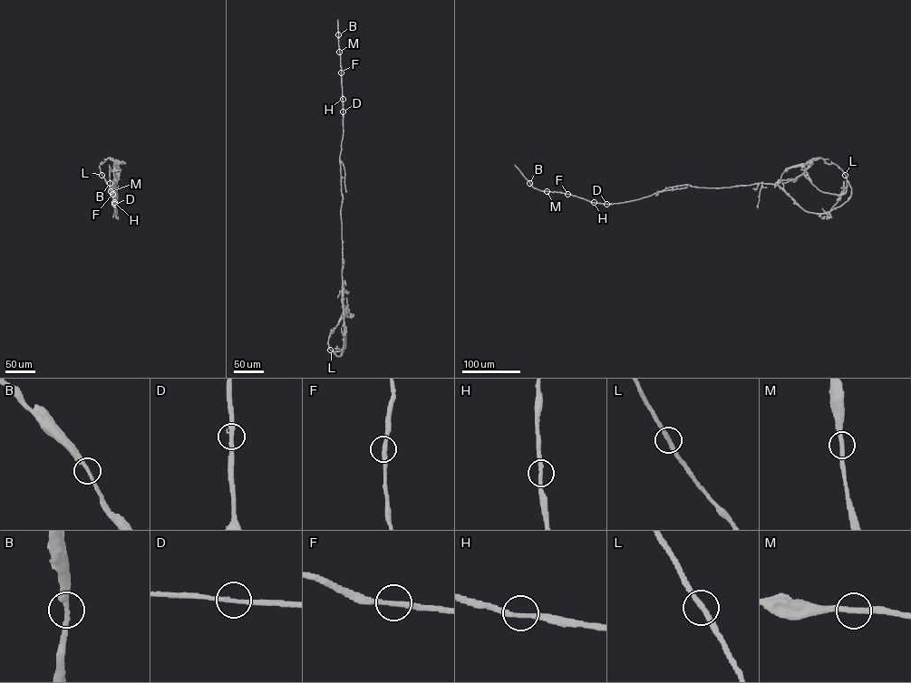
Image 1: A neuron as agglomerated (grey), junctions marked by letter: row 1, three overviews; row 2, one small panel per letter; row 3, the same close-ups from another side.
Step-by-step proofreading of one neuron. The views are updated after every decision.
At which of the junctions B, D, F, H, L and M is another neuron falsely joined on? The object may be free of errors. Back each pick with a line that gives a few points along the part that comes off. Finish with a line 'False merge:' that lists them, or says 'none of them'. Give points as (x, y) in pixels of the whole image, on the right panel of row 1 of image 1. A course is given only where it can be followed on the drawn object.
False merge: none of them

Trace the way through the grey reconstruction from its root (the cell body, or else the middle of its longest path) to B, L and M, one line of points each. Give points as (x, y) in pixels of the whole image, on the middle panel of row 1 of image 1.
B: (343, 196), (339, 156), (343, 108), (338, 34)
L: (343, 196), (342, 291), (344, 308), (349, 312), (343, 312), (331, 332), (327, 342), (330, 350)
M: (343, 196), (339, 52)

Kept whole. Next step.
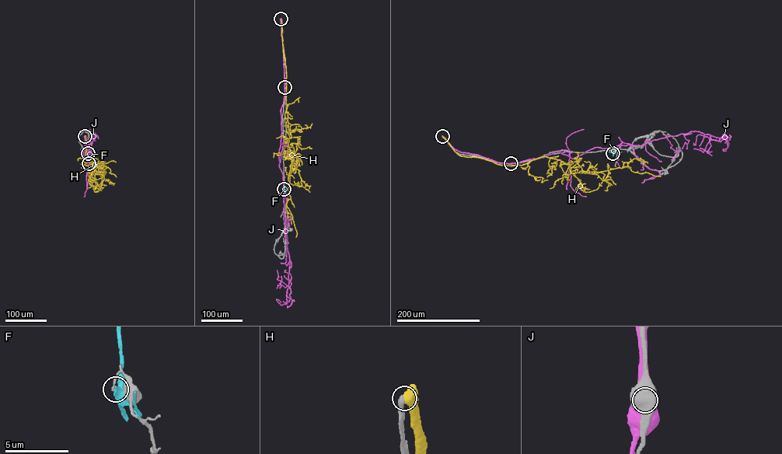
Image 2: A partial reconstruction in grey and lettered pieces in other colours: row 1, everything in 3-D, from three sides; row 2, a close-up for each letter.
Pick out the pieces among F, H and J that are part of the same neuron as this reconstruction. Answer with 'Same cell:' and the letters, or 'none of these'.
Same cell: none of these

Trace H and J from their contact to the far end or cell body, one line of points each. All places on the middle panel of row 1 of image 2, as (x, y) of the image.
H: (281, 19), (286, 74), (288, 145), (294, 151), (290, 177), (291, 198), (286, 204), (292, 216), (295, 237)
J: (284, 87), (279, 160), (291, 293), (289, 301), (282, 305), (276, 299), (281, 302)

